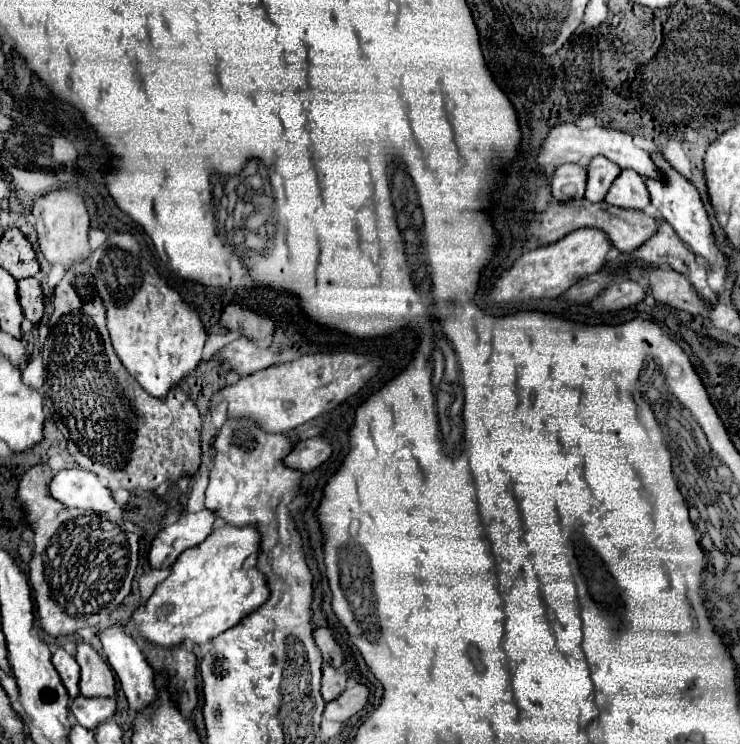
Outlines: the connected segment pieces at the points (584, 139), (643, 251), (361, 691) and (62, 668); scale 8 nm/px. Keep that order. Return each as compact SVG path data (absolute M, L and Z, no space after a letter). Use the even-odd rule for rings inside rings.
M558 124L558 126L554 126L550 130L548 138L542 144L538 164L540 166L548 166L548 164L560 166L560 164L566 164L566 162L576 162L576 164L588 166L590 160L596 158L596 156L608 156L610 162L618 164L620 168L632 168L644 178L652 178L652 180L662 180L664 178L664 172L650 158L650 152L638 148L634 144L634 138L628 132L612 130L612 128L604 128L604 126L594 126L594 128L588 128L588 130L580 130L576 124Z
M660 222L658 232L638 250L634 250L634 256L656 266L668 262L672 270L684 274L694 284L700 296L704 296L712 306L716 306L716 292L708 286L706 270L696 262L692 250L676 236L672 226L668 226L666 222Z
M362 684L348 686L336 700L328 702L324 708L324 718L332 722L346 722L368 702L368 688Z
M60 648L52 654L52 664L56 666L70 698L76 698L78 696L78 680L80 680L80 666L78 666L76 658Z

